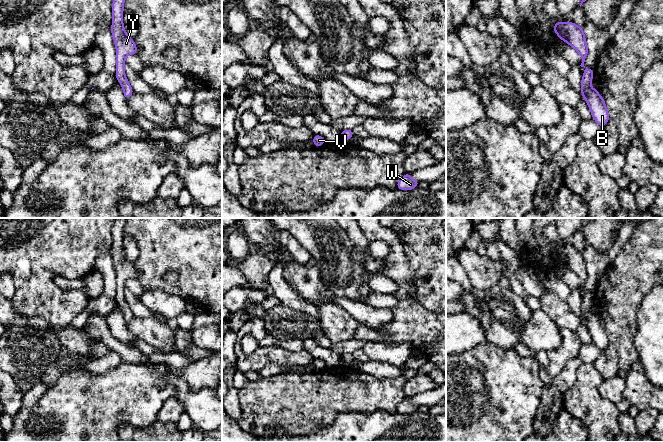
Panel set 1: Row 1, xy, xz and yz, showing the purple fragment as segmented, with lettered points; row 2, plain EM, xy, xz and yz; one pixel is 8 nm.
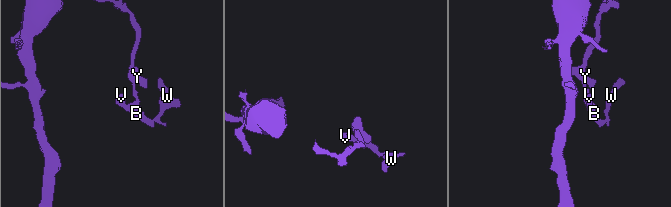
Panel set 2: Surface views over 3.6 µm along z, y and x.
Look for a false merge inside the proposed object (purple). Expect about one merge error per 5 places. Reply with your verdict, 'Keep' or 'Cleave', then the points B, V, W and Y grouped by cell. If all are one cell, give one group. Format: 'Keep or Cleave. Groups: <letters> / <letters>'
Keep. Groups: B V W Y

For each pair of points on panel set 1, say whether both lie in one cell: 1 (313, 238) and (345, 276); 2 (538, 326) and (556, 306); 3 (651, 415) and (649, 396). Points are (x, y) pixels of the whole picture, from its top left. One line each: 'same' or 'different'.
1: same
2: different
3: different

